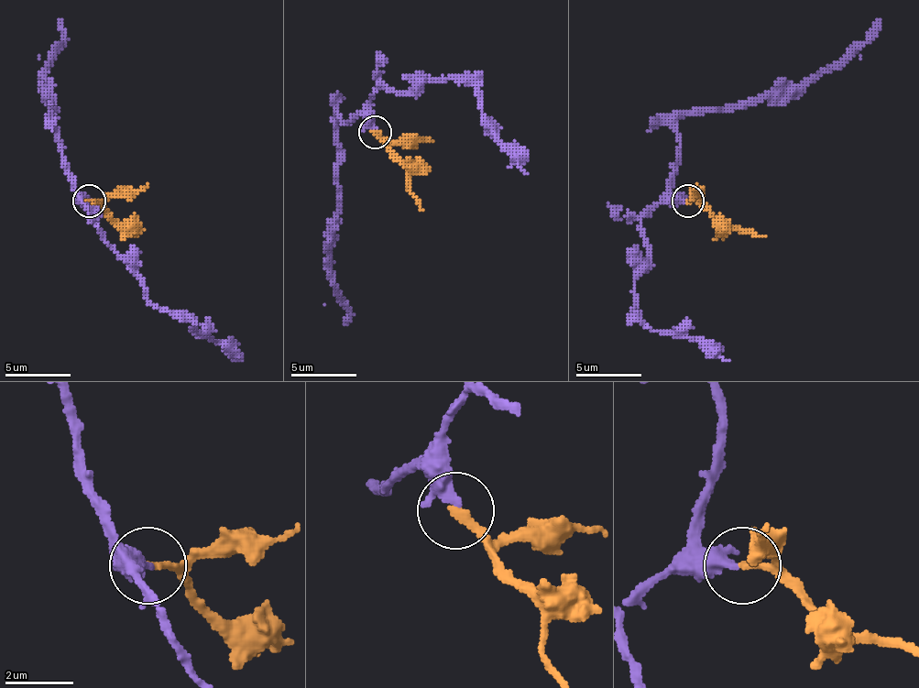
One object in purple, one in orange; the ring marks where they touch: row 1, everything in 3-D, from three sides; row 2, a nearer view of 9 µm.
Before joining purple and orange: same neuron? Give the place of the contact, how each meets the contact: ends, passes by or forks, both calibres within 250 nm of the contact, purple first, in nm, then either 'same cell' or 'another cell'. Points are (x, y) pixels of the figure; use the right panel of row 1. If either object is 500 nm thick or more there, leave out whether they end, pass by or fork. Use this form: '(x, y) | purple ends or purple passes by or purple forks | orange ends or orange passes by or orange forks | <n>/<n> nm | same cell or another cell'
(687, 201) | purple passes by | orange ends | 280/240 nm | same cell

